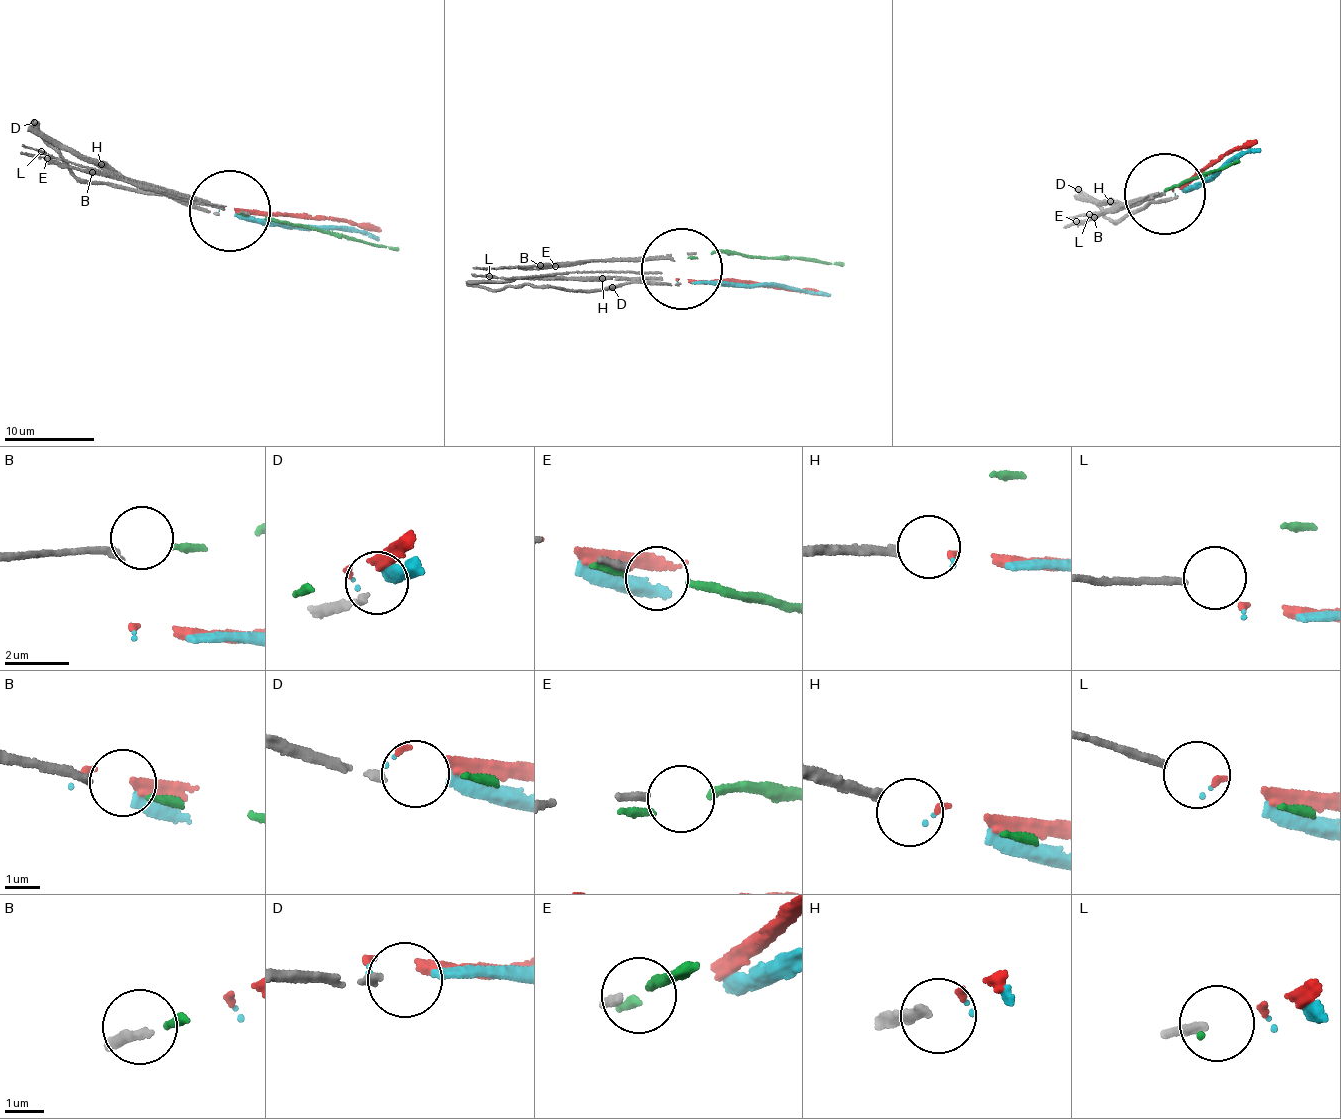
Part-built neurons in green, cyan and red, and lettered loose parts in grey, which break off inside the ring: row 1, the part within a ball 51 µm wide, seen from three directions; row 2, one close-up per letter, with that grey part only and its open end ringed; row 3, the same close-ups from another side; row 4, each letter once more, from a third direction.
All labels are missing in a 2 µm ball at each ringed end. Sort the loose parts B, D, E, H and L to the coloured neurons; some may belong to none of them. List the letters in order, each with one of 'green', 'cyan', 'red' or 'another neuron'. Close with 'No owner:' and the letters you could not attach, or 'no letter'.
B: green
D: another neuron
E: another neuron
H: red
L: another neuron
No owner: D, E, L

